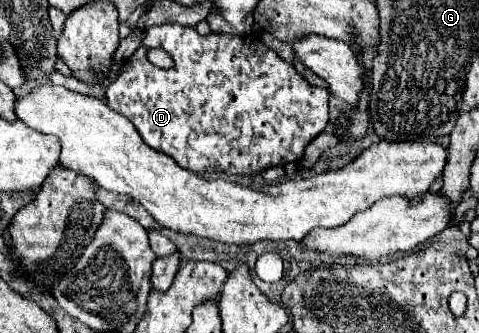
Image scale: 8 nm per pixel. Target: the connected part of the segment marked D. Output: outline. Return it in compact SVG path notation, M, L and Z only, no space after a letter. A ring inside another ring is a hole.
M156 25L144 31L144 39L142 45L124 61L122 73L120 77L108 85L106 89L106 103L120 115L124 115L126 119L130 119L134 123L134 127L138 129L140 137L146 141L146 145L150 145L152 149L158 149L160 153L170 155L174 161L178 161L180 167L194 171L198 175L204 173L226 173L226 175L260 175L262 171L270 169L270 167L278 167L278 165L286 165L286 163L294 163L300 161L304 157L304 149L312 143L312 139L316 135L320 135L326 125L328 125L328 91L320 89L320 87L312 87L308 85L306 79L302 79L292 63L282 61L272 49L268 49L258 35L246 35L246 37L232 37L232 35L218 35L218 33L210 33L210 35L198 35L198 31L194 27L182 27L182 25ZM158 47L158 49L166 49L166 53L172 55L174 59L174 67L172 69L160 69L156 65L152 65L146 57L148 49Z

